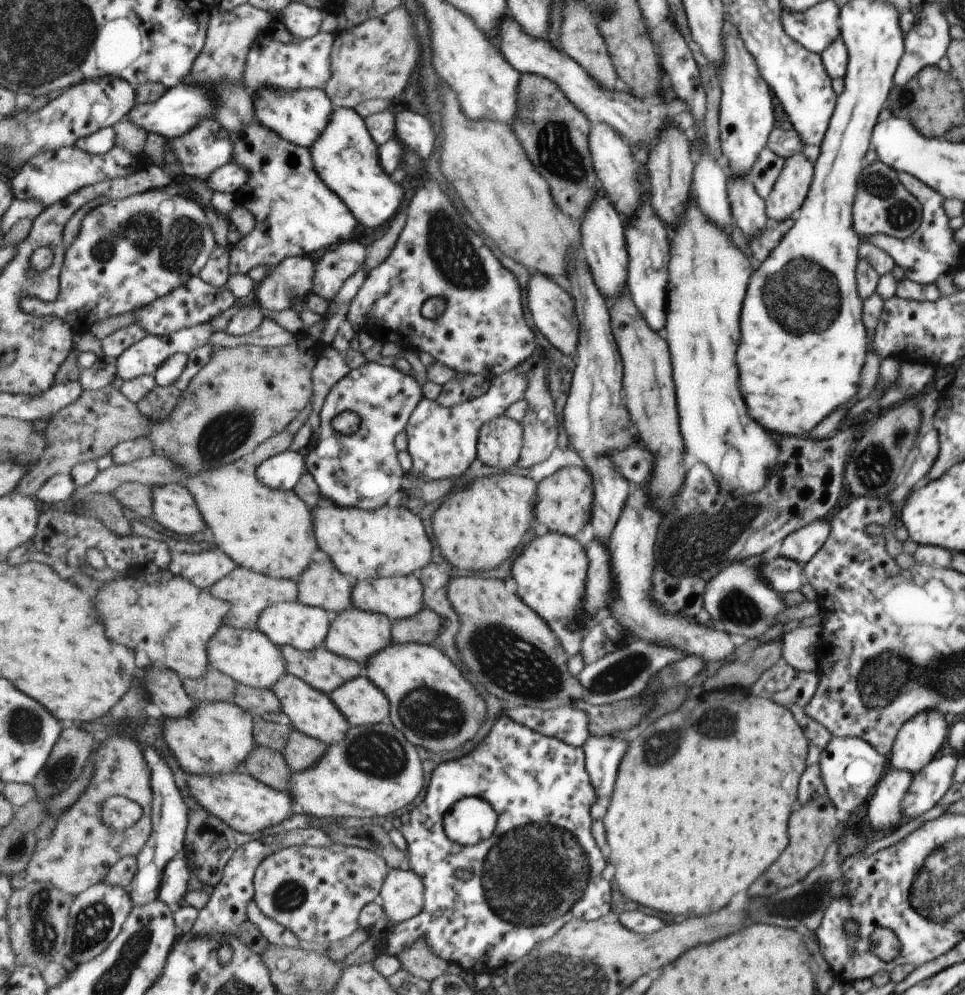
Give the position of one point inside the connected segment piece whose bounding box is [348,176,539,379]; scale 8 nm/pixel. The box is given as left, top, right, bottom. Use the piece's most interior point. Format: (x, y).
(483, 331)

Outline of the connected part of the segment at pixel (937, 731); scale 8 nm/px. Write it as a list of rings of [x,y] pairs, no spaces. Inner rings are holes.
[[[923,710],[922,713],[914,714],[899,729],[898,737],[894,740],[894,748],[891,749],[891,754],[888,754],[892,768],[911,774],[919,772],[937,754],[945,738],[947,738],[947,722],[941,711]]]

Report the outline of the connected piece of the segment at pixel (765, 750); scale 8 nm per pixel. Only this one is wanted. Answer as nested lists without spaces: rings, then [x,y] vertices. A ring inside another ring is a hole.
[[[744,688],[711,691],[689,697],[679,709],[650,723],[645,722],[639,729],[639,735],[628,744],[626,754],[619,763],[617,783],[613,786],[609,805],[601,818],[605,831],[605,849],[608,853],[607,862],[615,869],[612,880],[625,899],[633,900],[641,906],[649,906],[663,914],[694,917],[707,912],[713,913],[723,908],[733,894],[750,888],[749,884],[753,884],[787,846],[787,816],[790,815],[791,804],[795,802],[799,776],[805,768],[807,739],[790,710],[772,700],[752,695]],[[689,740],[693,740],[697,746],[687,748]]]

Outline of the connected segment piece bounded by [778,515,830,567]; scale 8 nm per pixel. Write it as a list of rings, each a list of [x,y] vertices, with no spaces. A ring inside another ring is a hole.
[[[829,517],[819,519],[789,533],[780,542],[778,554],[803,565],[823,546],[829,534]]]

